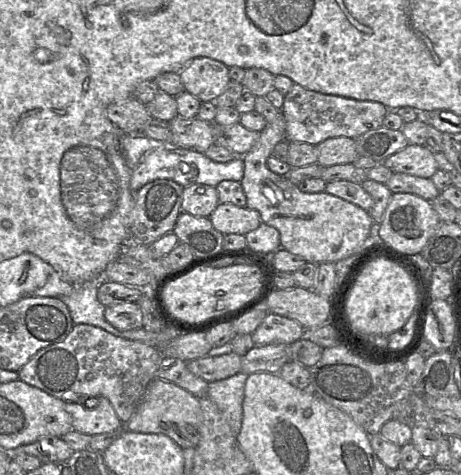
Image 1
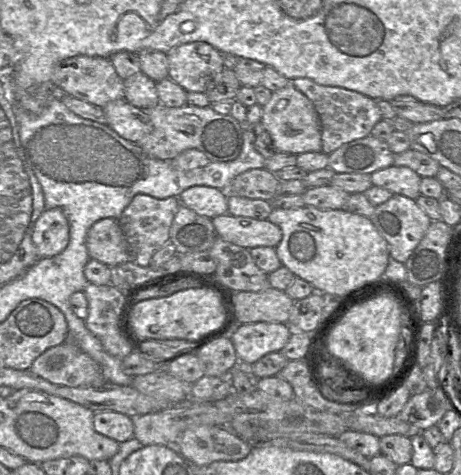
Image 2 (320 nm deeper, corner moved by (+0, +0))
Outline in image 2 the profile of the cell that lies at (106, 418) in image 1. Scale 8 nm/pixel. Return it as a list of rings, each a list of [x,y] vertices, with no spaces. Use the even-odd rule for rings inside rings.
[[[114,411],[96,412],[93,417],[93,426],[98,433],[118,443],[134,438],[133,419],[122,413]]]

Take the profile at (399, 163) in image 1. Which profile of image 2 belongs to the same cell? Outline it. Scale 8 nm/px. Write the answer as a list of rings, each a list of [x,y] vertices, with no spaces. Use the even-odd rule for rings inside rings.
[[[395,165],[377,170],[371,174],[371,181],[374,186],[414,200],[421,195],[421,178],[409,167]]]

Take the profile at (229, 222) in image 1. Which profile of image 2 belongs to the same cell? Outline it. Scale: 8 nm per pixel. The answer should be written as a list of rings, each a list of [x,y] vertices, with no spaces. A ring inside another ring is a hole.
[[[229,213],[212,218],[219,238],[246,248],[276,248],[282,239],[281,229],[269,220],[232,216]]]

